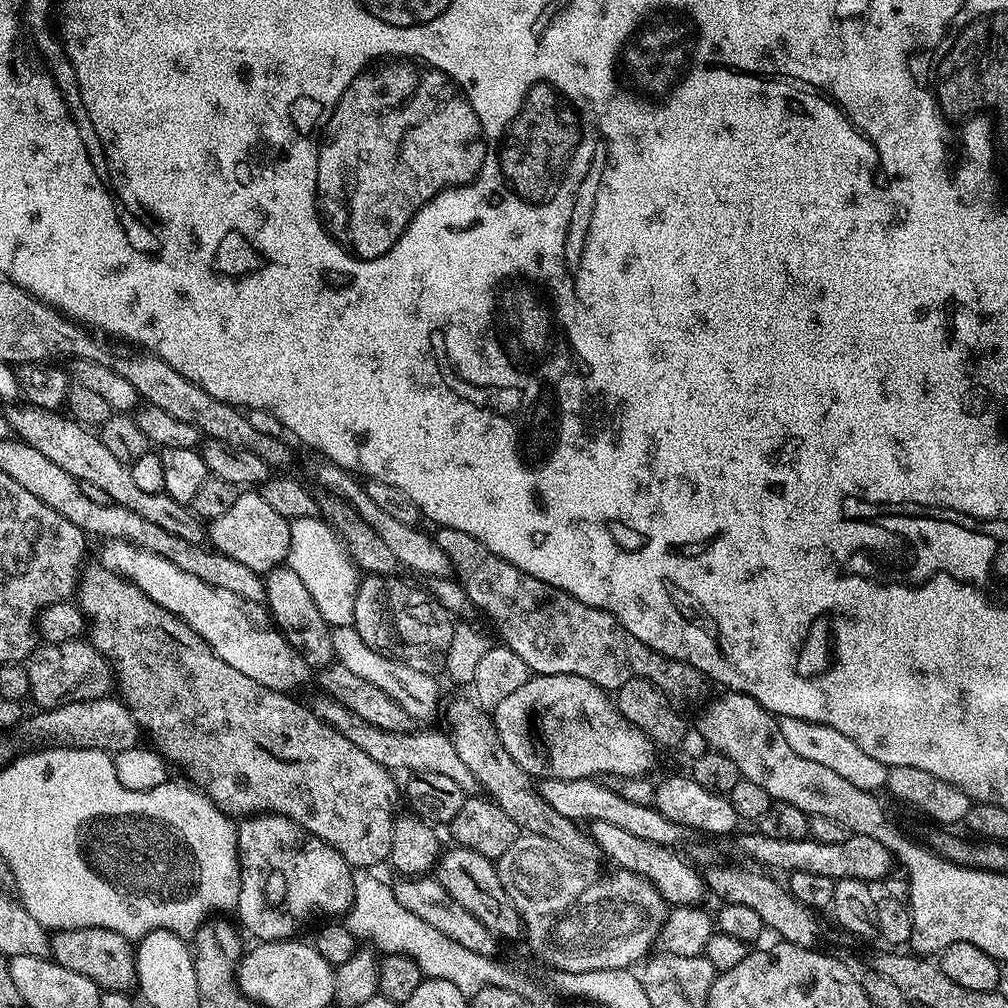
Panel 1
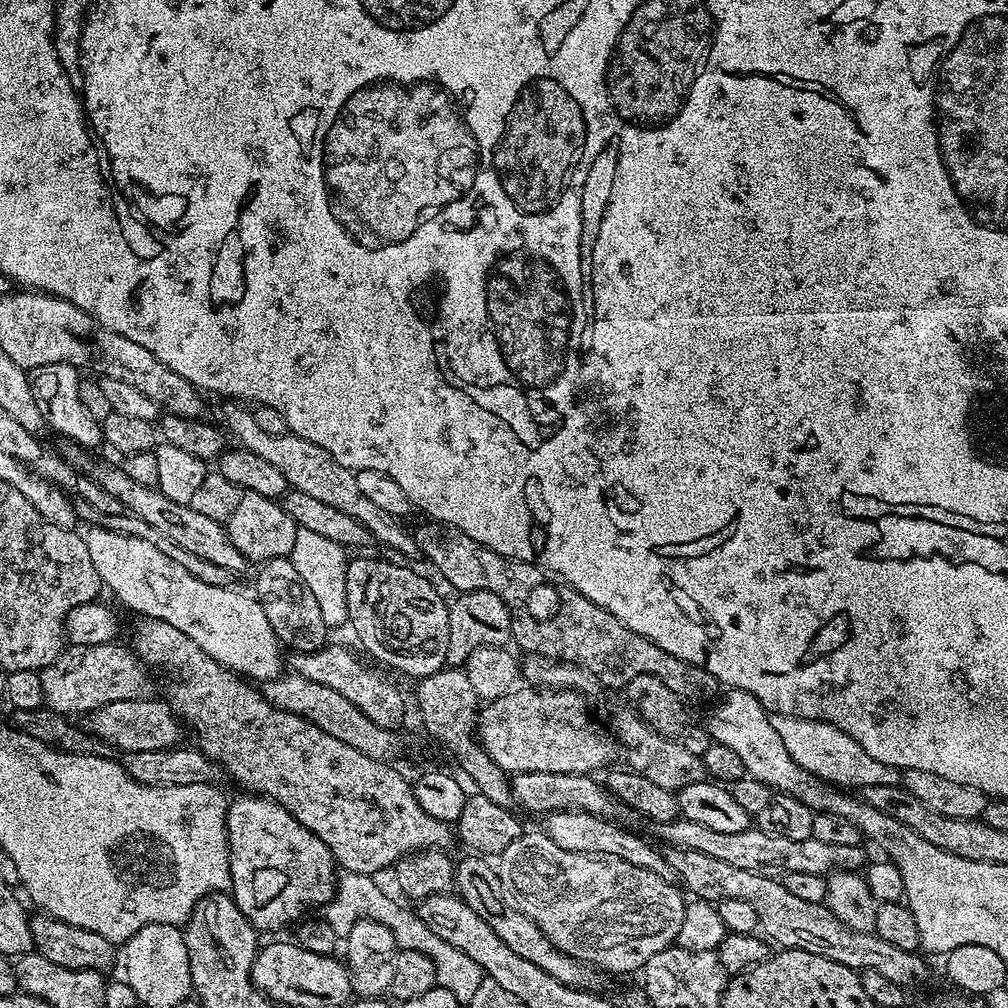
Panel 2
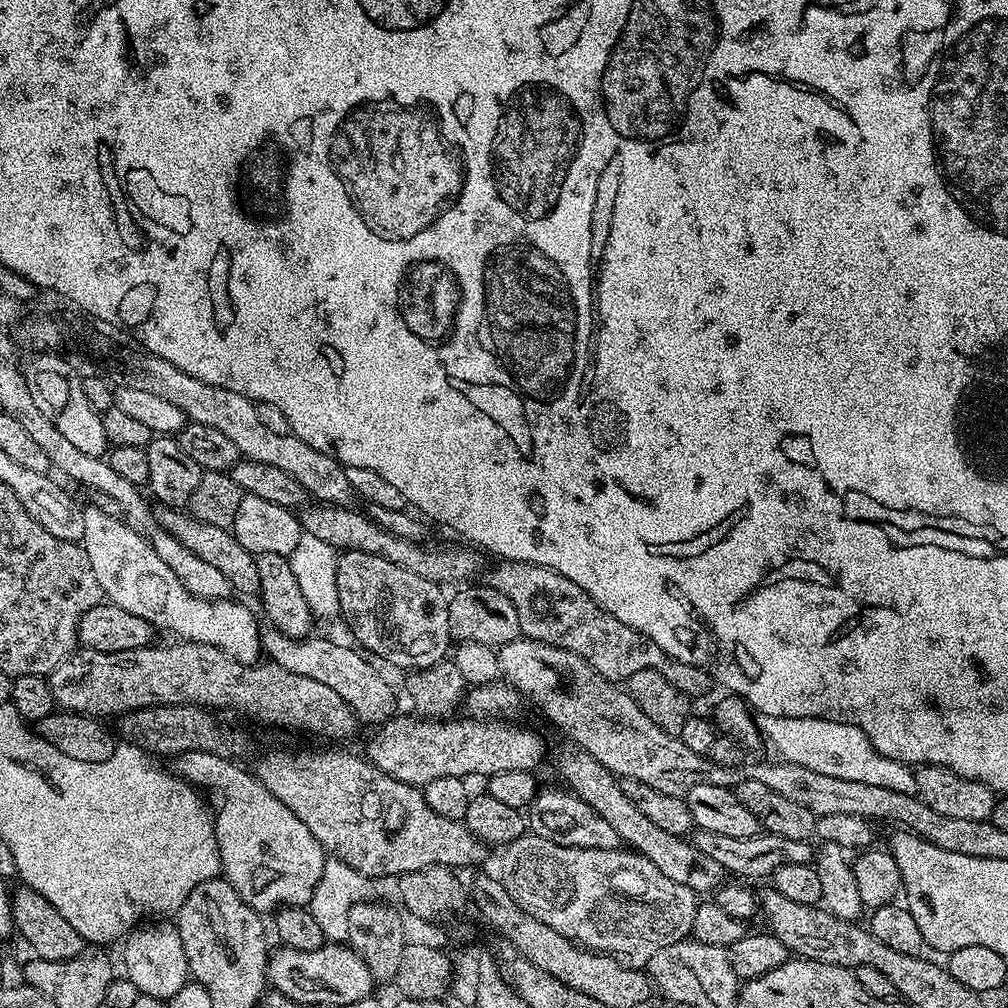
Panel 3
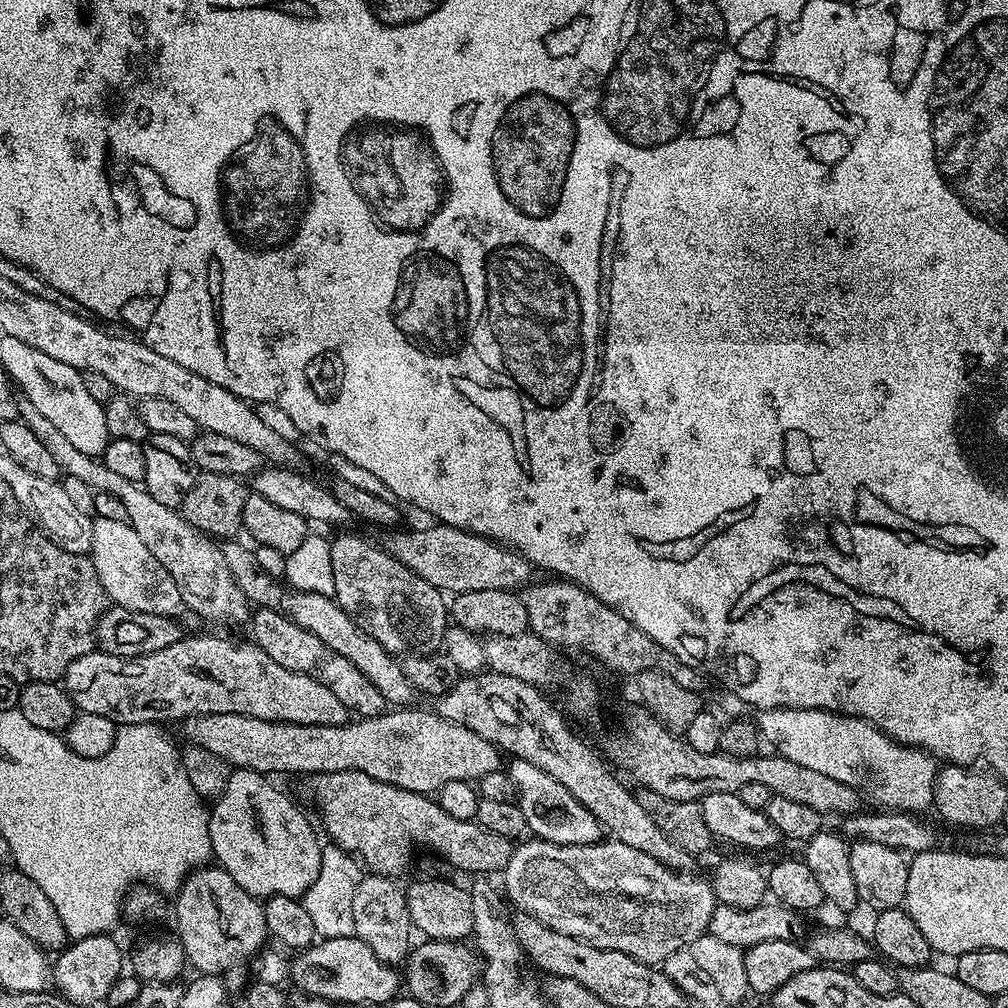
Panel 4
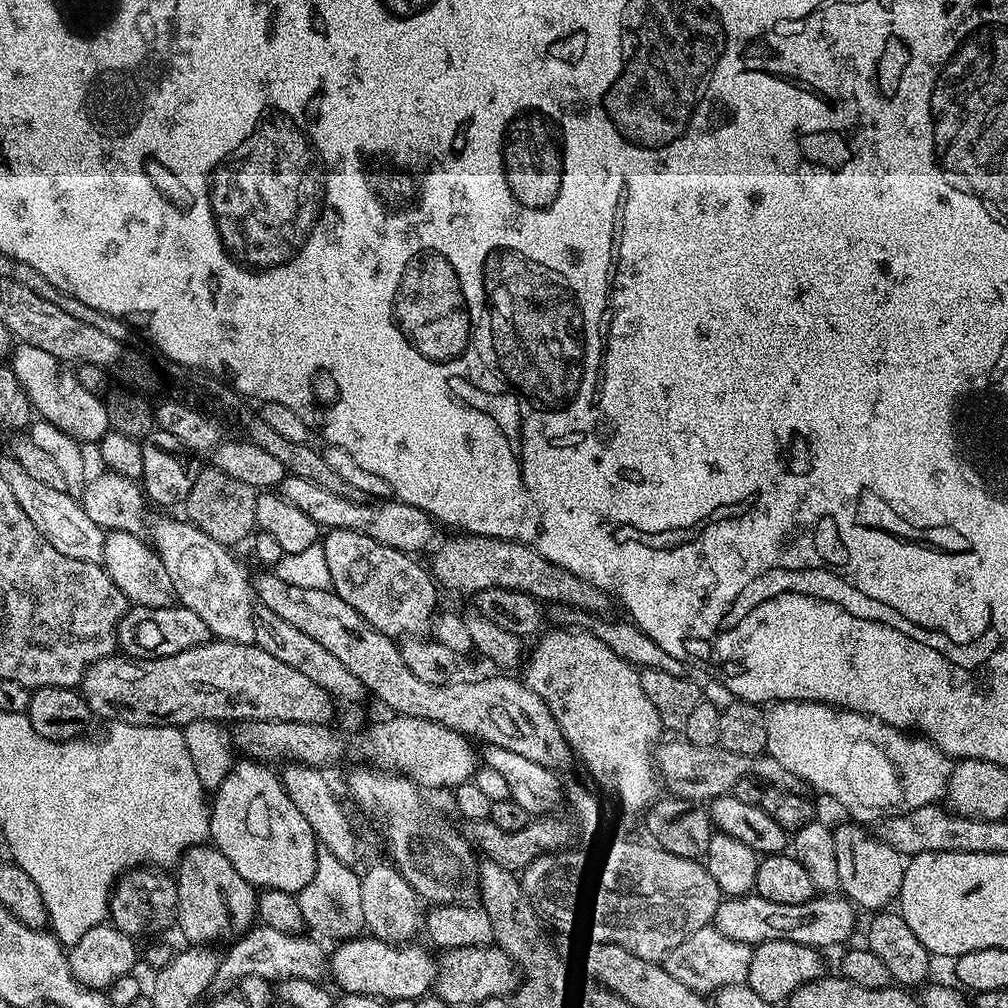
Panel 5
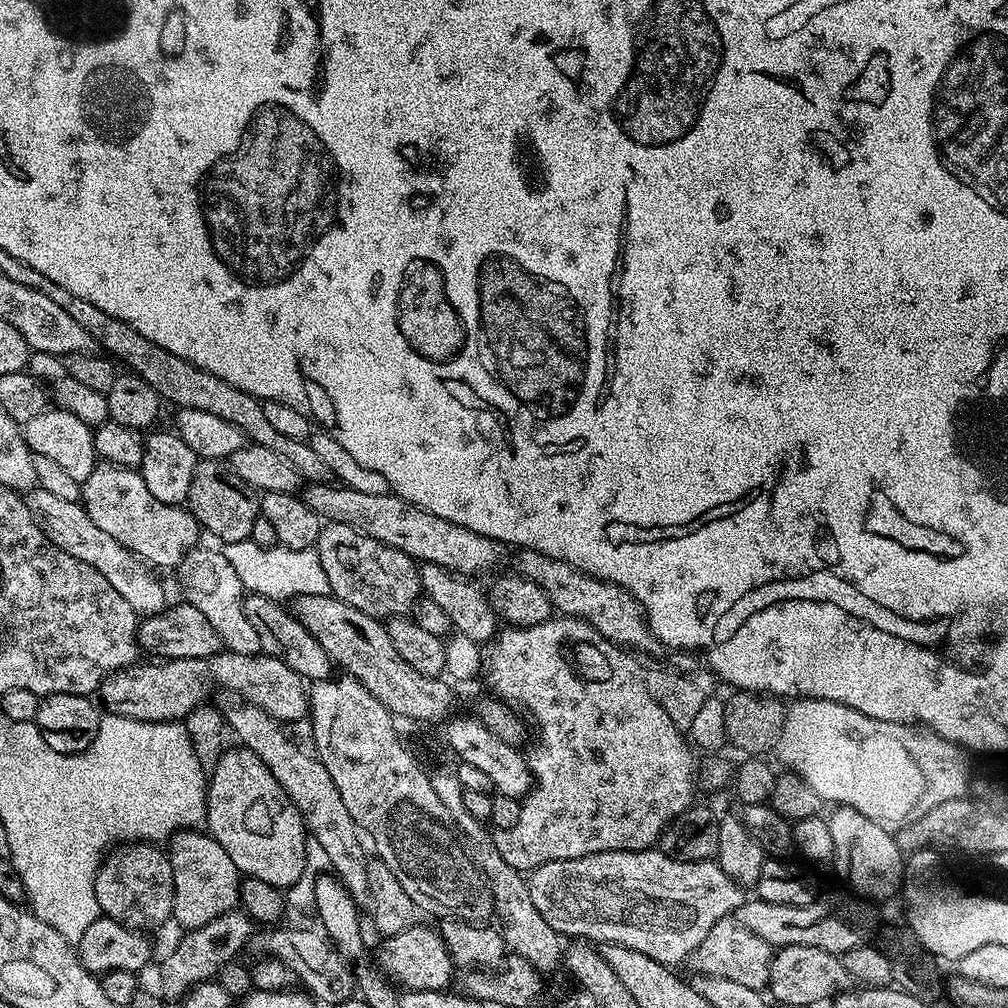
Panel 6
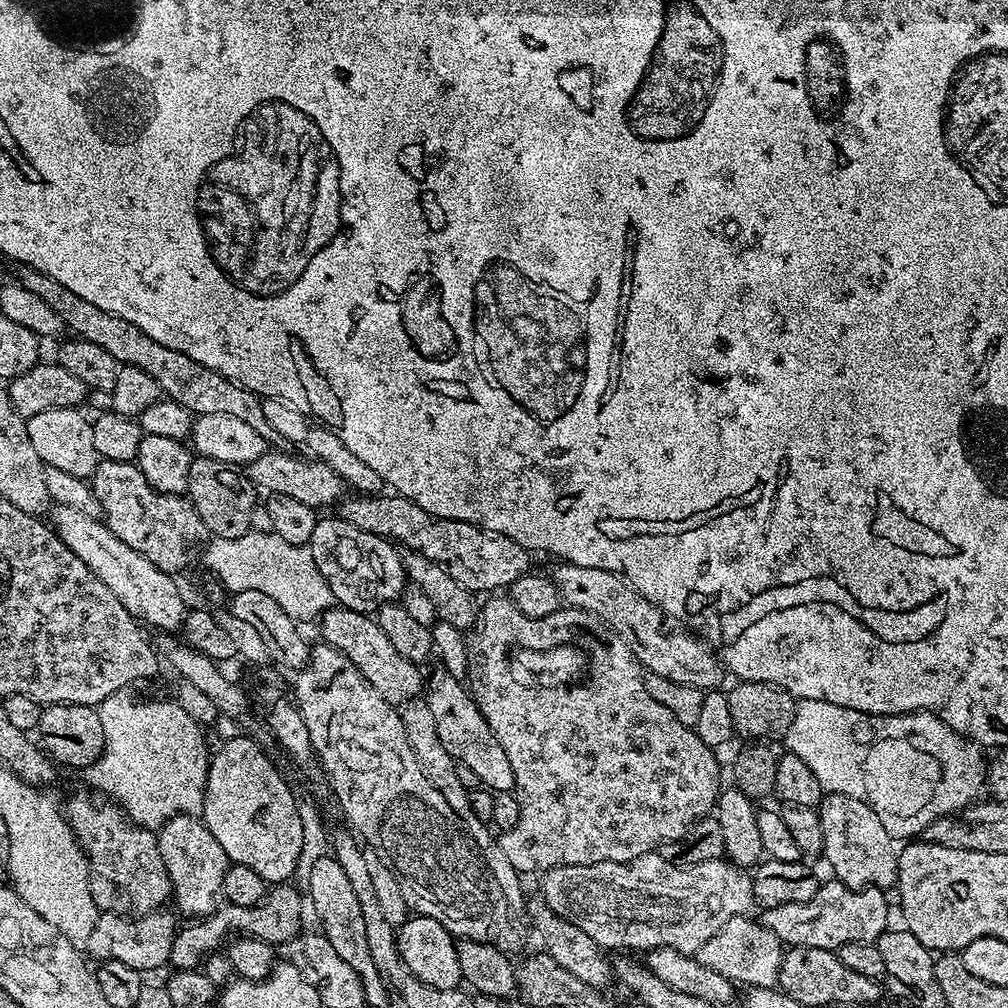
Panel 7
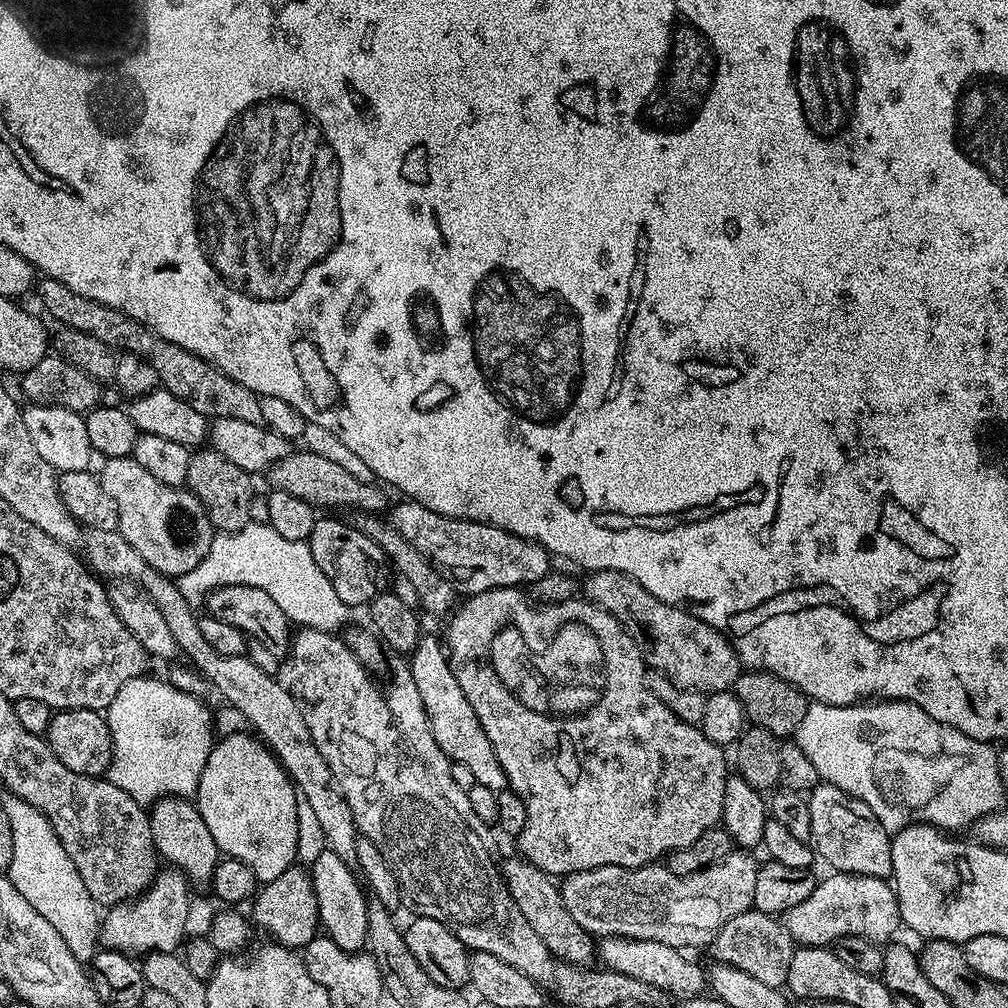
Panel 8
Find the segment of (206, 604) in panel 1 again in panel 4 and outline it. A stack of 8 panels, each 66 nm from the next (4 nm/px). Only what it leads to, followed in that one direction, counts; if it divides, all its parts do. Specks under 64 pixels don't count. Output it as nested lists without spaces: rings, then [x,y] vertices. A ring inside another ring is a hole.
[[[96,516],[91,526],[91,550],[88,556],[102,582],[104,592],[117,607],[139,610],[146,614],[161,614],[162,617],[172,619],[185,615],[184,599],[174,578],[170,577],[162,562],[143,545],[138,532],[125,519]]]

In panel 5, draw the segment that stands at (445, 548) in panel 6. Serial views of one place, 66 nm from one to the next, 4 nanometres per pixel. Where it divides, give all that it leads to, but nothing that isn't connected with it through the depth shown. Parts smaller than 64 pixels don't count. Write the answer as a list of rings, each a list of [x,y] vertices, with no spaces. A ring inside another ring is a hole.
[[[285,475],[283,482],[278,485],[278,495],[286,498],[290,506],[298,506],[298,510],[319,524],[321,529],[354,530],[358,534],[366,534],[366,538],[374,538],[374,542],[382,542],[382,546],[409,554],[420,554],[424,547],[427,549],[433,543],[432,535],[437,528],[432,517],[418,510],[418,506],[410,506],[395,498],[380,498],[363,504],[350,502],[350,498],[342,498],[342,494],[314,486],[314,482],[309,482],[307,478]]]

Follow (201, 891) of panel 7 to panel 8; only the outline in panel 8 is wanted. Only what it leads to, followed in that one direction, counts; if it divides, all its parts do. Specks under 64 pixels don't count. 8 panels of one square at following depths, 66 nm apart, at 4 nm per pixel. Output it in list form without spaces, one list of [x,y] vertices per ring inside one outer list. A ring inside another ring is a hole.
[[[163,796],[161,800],[151,805],[150,830],[154,834],[154,846],[161,857],[164,856],[169,865],[179,868],[189,881],[211,881],[217,864],[222,859],[219,846],[214,842],[214,834],[202,822],[202,814],[196,809],[191,799],[183,796]]]

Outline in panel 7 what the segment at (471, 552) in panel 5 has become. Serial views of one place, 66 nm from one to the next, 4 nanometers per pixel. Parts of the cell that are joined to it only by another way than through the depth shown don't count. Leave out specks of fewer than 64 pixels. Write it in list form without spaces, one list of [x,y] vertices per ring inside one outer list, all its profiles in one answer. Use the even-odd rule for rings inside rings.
[[[563,562],[553,563],[550,575],[560,591],[560,599],[567,607],[577,608],[583,612],[588,612],[592,616],[598,617],[606,627],[614,630],[630,646],[630,650],[635,654],[637,662],[641,668],[654,674],[662,674],[662,678],[670,678],[670,682],[678,682],[682,686],[694,686],[701,690],[716,690],[721,687],[720,679],[726,676],[726,669],[717,658],[715,651],[699,636],[688,630],[676,630],[680,632],[668,633],[666,617],[657,608],[654,602],[650,602],[638,590],[632,587],[627,580],[618,572],[610,570],[598,570],[594,566],[574,566]]]

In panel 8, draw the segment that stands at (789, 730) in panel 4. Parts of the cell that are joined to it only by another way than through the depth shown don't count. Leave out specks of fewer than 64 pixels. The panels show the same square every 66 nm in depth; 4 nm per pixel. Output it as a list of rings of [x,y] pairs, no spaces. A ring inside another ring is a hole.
[[[905,700],[861,702],[846,706],[809,703],[806,718],[794,733],[794,743],[814,762],[821,781],[846,790],[866,802],[888,833],[900,832],[907,824],[930,824],[941,830],[971,829],[980,816],[1005,807],[1006,789],[996,765],[997,749],[987,740],[970,738],[949,724],[930,718]]]

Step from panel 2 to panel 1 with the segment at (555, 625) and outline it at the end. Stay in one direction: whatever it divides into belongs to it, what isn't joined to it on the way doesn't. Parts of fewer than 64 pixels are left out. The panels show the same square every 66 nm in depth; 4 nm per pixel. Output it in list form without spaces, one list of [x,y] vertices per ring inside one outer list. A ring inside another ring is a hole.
[[[437,527],[435,531],[436,545],[440,547],[442,554],[451,564],[454,579],[463,588],[467,603],[469,605],[477,604],[496,622],[500,627],[501,638],[499,639],[502,644],[522,658],[529,673],[537,676],[574,674],[578,678],[586,678],[590,682],[594,682],[605,690],[621,688],[623,684],[630,682],[630,678],[635,676],[646,678],[657,684],[668,695],[669,701],[680,700],[679,707],[681,709],[692,707],[695,709],[701,702],[709,699],[709,681],[697,668],[690,666],[687,660],[675,660],[664,656],[650,646],[646,646],[646,642],[642,642],[642,638],[634,638],[634,634],[630,634],[630,630],[626,630],[626,626],[622,626],[622,622],[618,622],[618,618],[614,618],[614,614],[601,608],[586,606],[586,602],[566,594],[566,590],[558,590],[546,582],[518,570],[518,566],[498,558],[498,554],[486,550],[486,546],[482,546],[482,542],[470,538],[470,534],[462,534],[462,530]]]

